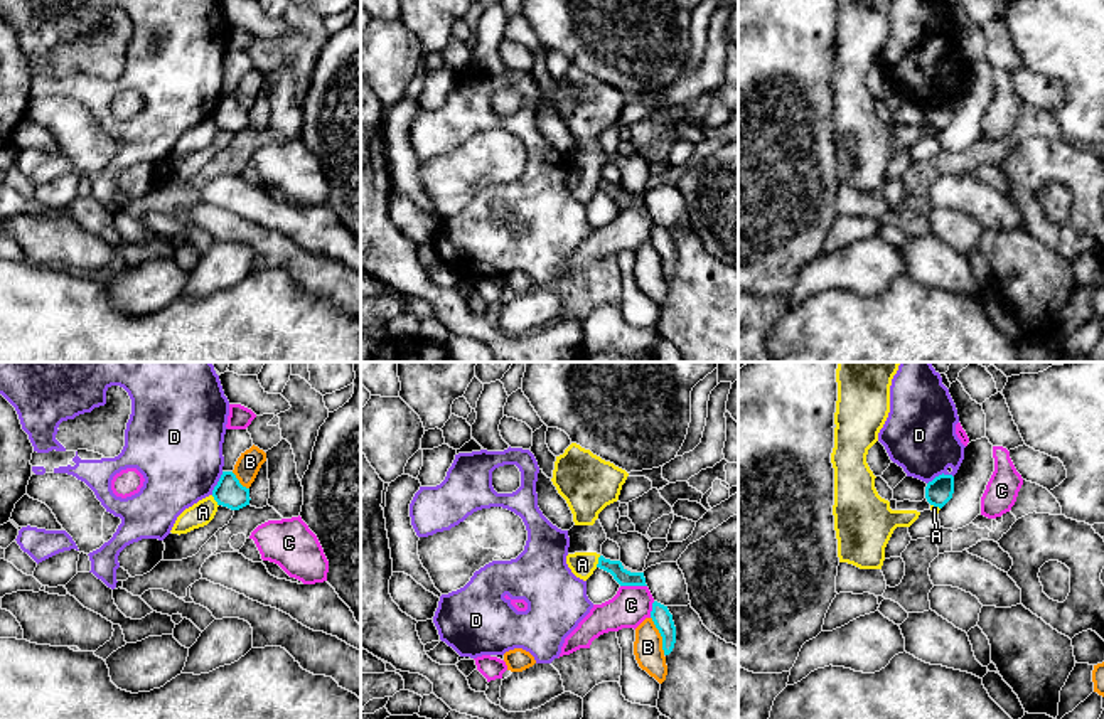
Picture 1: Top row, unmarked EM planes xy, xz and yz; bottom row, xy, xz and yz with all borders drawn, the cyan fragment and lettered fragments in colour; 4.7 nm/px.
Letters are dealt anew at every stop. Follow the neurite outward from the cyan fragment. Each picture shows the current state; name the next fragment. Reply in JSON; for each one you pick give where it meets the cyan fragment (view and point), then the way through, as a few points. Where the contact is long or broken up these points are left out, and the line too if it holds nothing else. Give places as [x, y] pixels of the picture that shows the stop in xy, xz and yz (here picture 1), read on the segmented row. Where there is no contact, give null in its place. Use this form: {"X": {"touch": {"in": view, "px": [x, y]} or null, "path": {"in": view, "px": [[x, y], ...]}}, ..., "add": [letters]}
{"add": []}

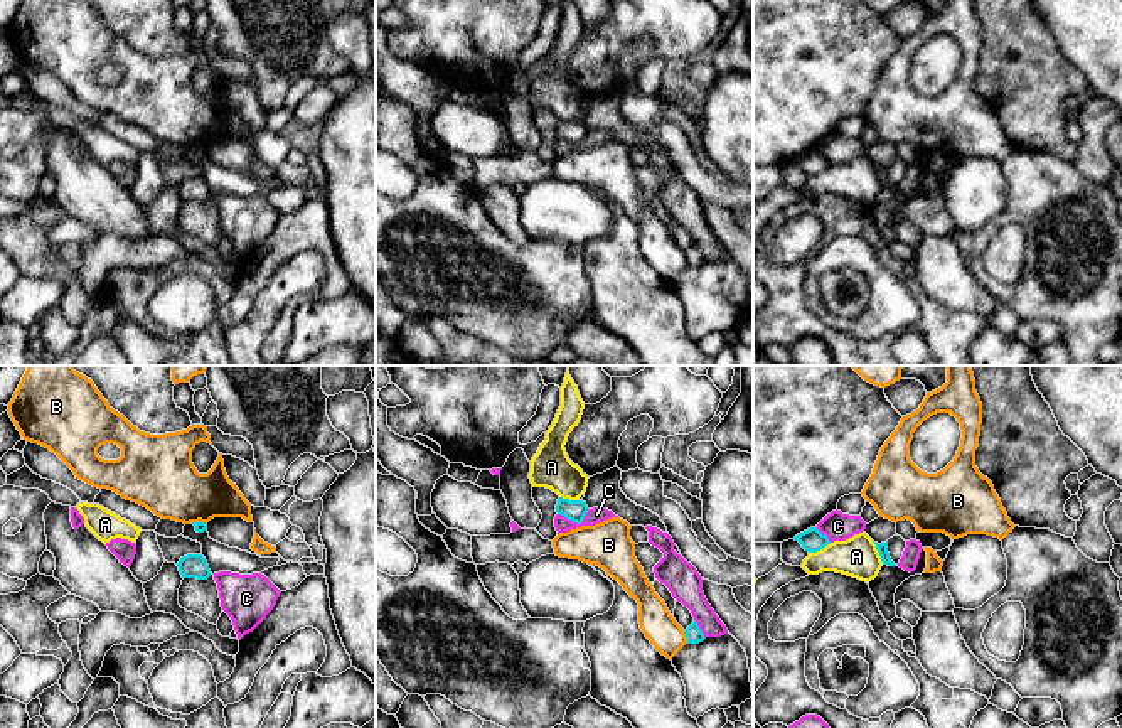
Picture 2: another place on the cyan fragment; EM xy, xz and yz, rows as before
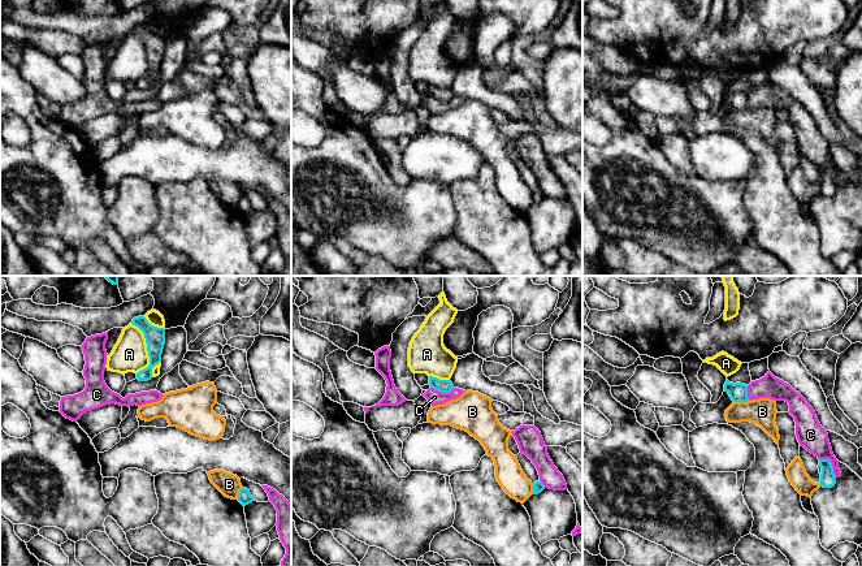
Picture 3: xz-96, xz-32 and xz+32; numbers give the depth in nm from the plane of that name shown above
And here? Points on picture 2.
{"add": []}

